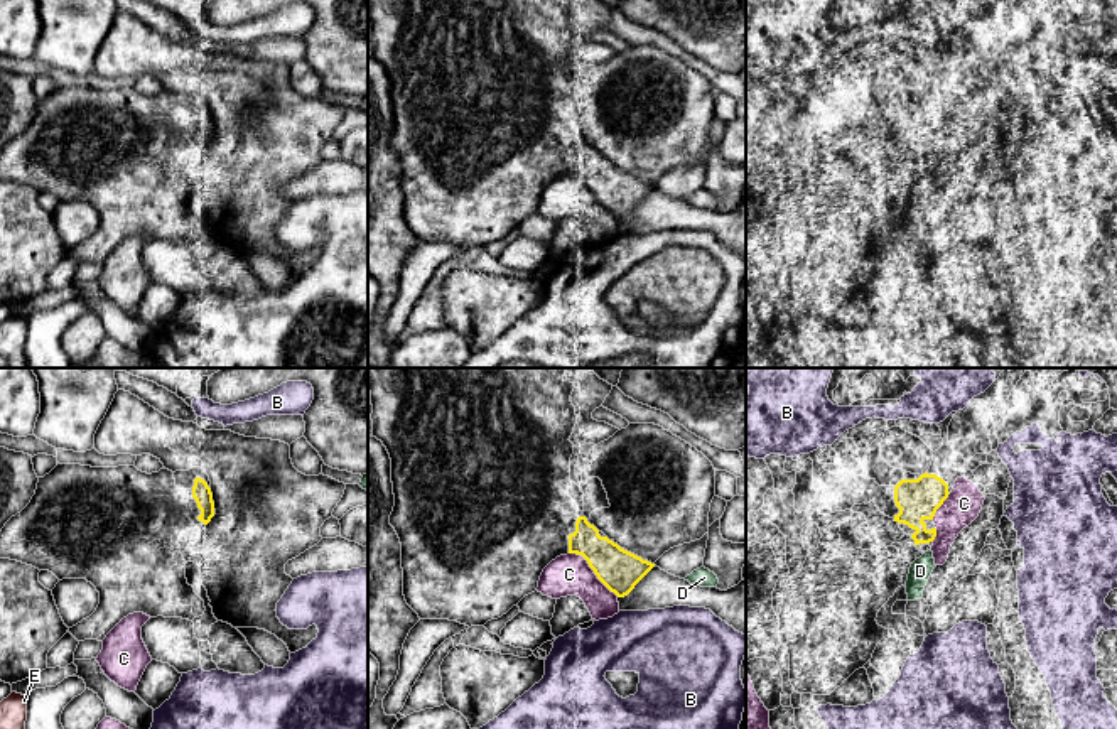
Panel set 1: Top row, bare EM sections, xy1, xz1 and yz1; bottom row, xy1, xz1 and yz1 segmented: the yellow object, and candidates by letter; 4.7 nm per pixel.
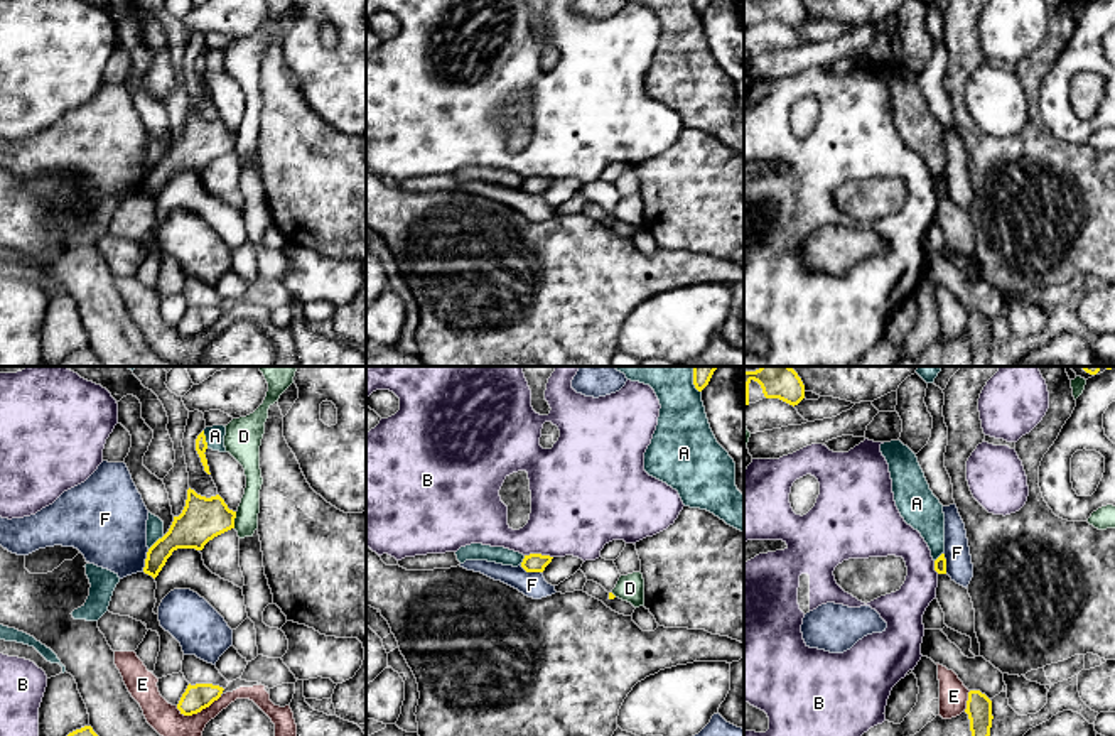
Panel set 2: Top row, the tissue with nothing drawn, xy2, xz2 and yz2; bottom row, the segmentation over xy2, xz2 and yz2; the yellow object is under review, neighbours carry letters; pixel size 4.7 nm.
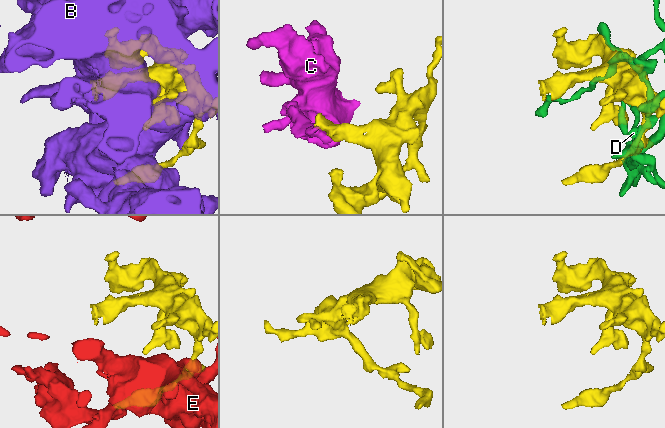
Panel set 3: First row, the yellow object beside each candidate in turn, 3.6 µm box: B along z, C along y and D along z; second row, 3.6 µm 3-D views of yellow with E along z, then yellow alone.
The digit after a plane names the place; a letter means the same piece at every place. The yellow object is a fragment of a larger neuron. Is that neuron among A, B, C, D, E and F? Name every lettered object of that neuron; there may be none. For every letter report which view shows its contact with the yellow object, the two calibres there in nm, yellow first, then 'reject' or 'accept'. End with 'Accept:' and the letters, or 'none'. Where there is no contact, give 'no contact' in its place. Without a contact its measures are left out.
A: meets yellow in xy2; 60 nm thick on the yellow side, 100 nm on the other; reject
B: meets yellow in xz2; 100 nm thick on the yellow side, 400 nm on the other; reject
C: meets yellow in xz1; 200 nm thick on the yellow side, 190 nm on the other; reject
D: meets yellow in xy2; 200 nm thick on the yellow side, 110 nm on the other; reject
E: meets yellow in xy2; 130 nm thick on the yellow side, 150 nm on the other; reject
F: meets yellow in xy2; 170 nm thick on the yellow side, 360 nm on the other; reject
Accept: none

